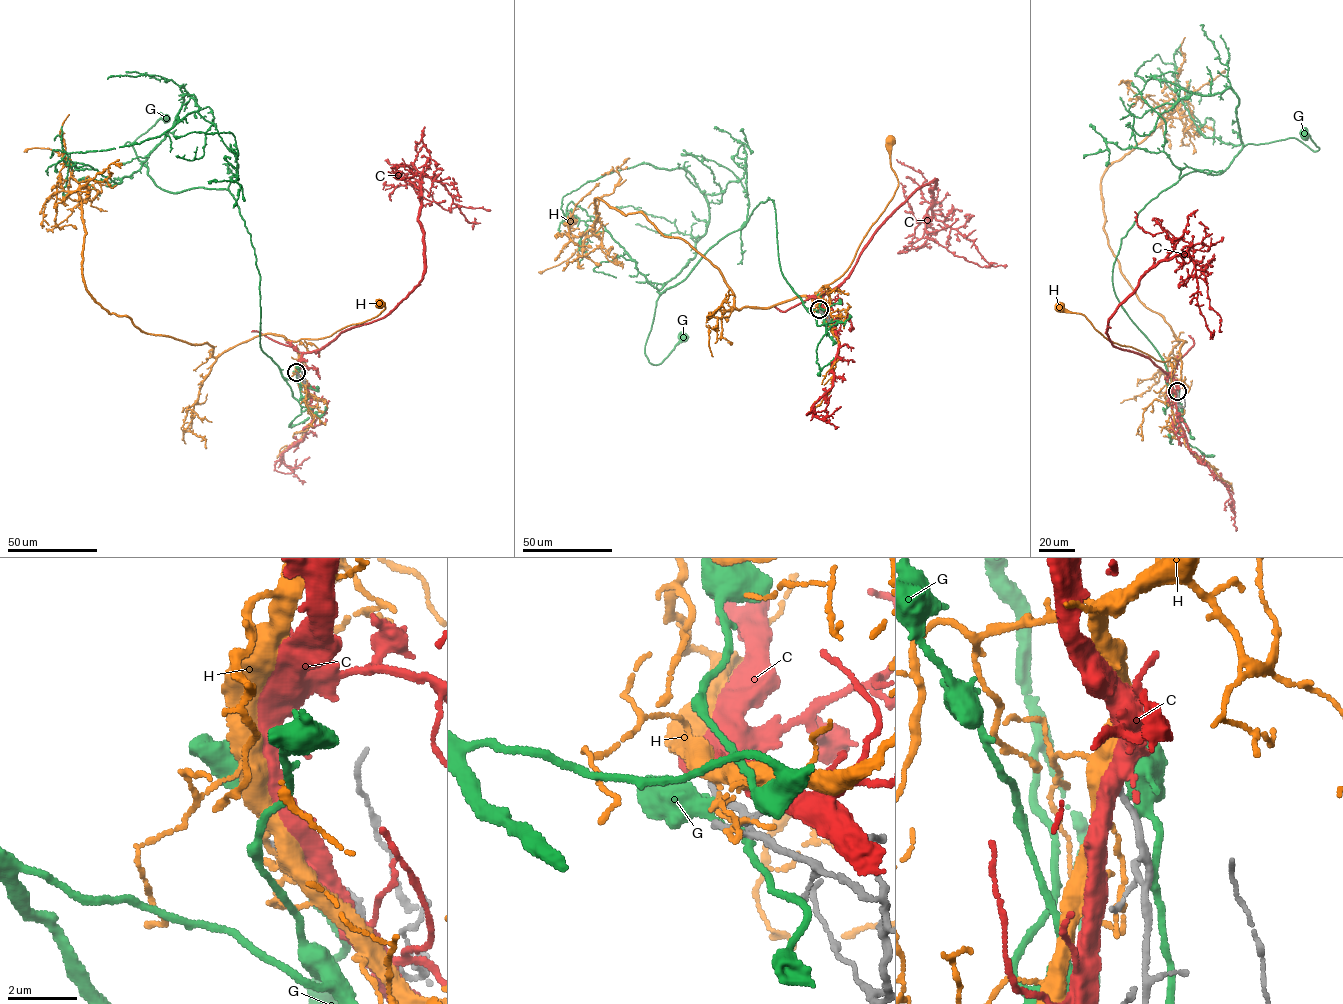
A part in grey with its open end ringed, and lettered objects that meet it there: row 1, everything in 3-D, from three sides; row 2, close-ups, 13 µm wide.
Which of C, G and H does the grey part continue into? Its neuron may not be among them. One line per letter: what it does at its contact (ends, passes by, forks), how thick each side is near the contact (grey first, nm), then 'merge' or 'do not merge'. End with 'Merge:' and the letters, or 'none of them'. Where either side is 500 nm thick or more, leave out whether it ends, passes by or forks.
C: it forks | 160/440 nm | do not merge
G: it passes by | 240/280 nm | do not merge
H: it forks | 150/440 nm | merge
Merge: H

